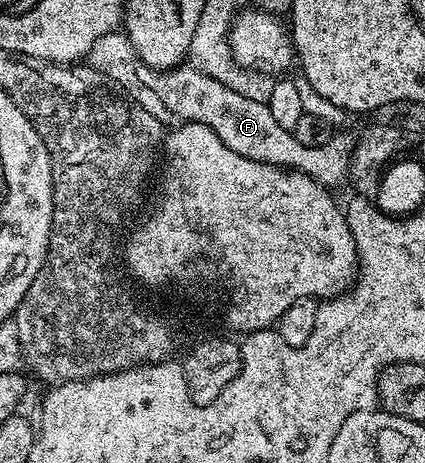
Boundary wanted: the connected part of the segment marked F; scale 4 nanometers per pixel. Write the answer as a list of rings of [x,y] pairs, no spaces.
[[[123,31],[101,35],[101,39],[97,39],[87,52],[85,61],[90,68],[104,73],[112,85],[122,90],[136,105],[149,111],[149,115],[157,118],[164,127],[201,123],[213,130],[229,151],[237,151],[237,155],[245,155],[245,159],[304,173],[324,187],[348,180],[351,156],[357,144],[356,134],[339,131],[323,147],[305,147],[297,143],[292,130],[280,127],[274,121],[265,101],[249,99],[187,63],[174,69],[149,67],[141,55],[137,55],[133,43]]]

